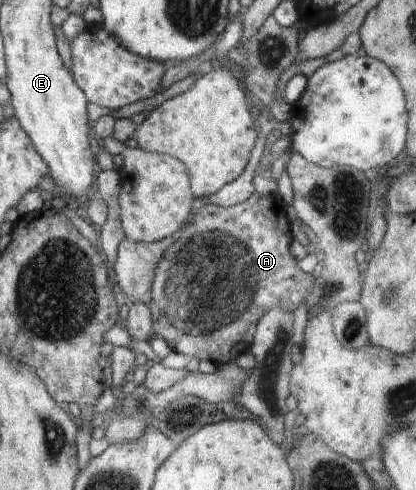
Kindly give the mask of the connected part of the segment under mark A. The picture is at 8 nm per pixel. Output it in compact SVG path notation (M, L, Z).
M253 193L246 201L238 203L232 206L222 207L215 204L203 204L197 213L193 215L191 223L181 231L179 239L175 243L171 243L163 257L159 259L157 267L155 267L155 277L151 286L152 300L157 309L159 309L159 317L157 317L157 323L155 323L155 333L158 337L165 340L165 343L171 350L179 351L183 353L187 359L196 357L199 361L211 361L217 366L231 363L241 353L249 349L252 339L255 335L257 323L261 321L261 317L273 309L273 307L279 307L283 305L287 311L293 311L299 307L302 301L306 301L309 297L310 290L313 288L314 274L304 272L299 266L293 263L293 253L289 253L291 244L293 242L291 235L290 219L287 215L287 205L283 202L277 193L271 193L267 197L261 197L257 193Z

